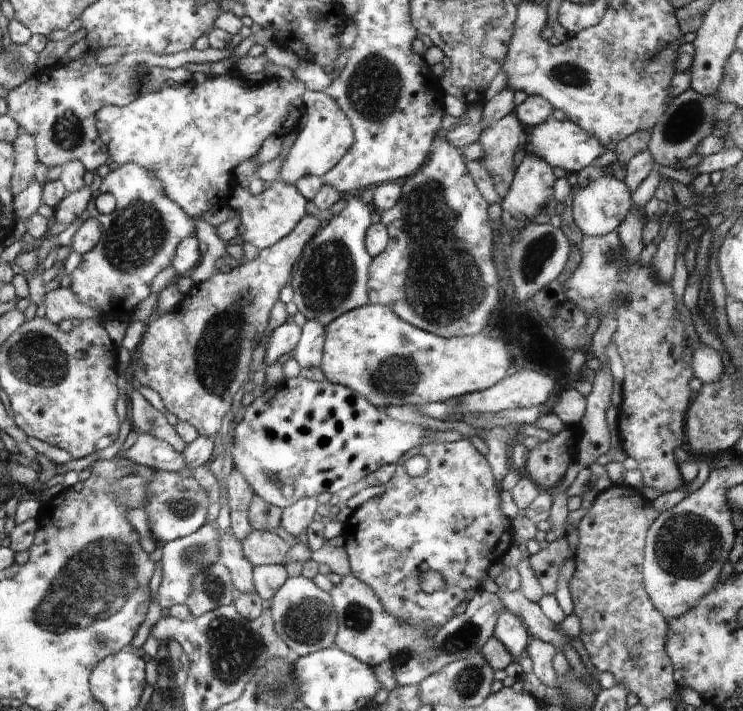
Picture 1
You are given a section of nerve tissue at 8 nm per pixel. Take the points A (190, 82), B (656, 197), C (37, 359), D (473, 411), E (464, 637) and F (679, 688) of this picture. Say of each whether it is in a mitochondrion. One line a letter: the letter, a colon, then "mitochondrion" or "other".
A: other
B: other
C: mitochondrion
D: other
E: mitochondrion
F: other

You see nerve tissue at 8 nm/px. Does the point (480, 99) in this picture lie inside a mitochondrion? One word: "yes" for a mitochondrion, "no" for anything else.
no

